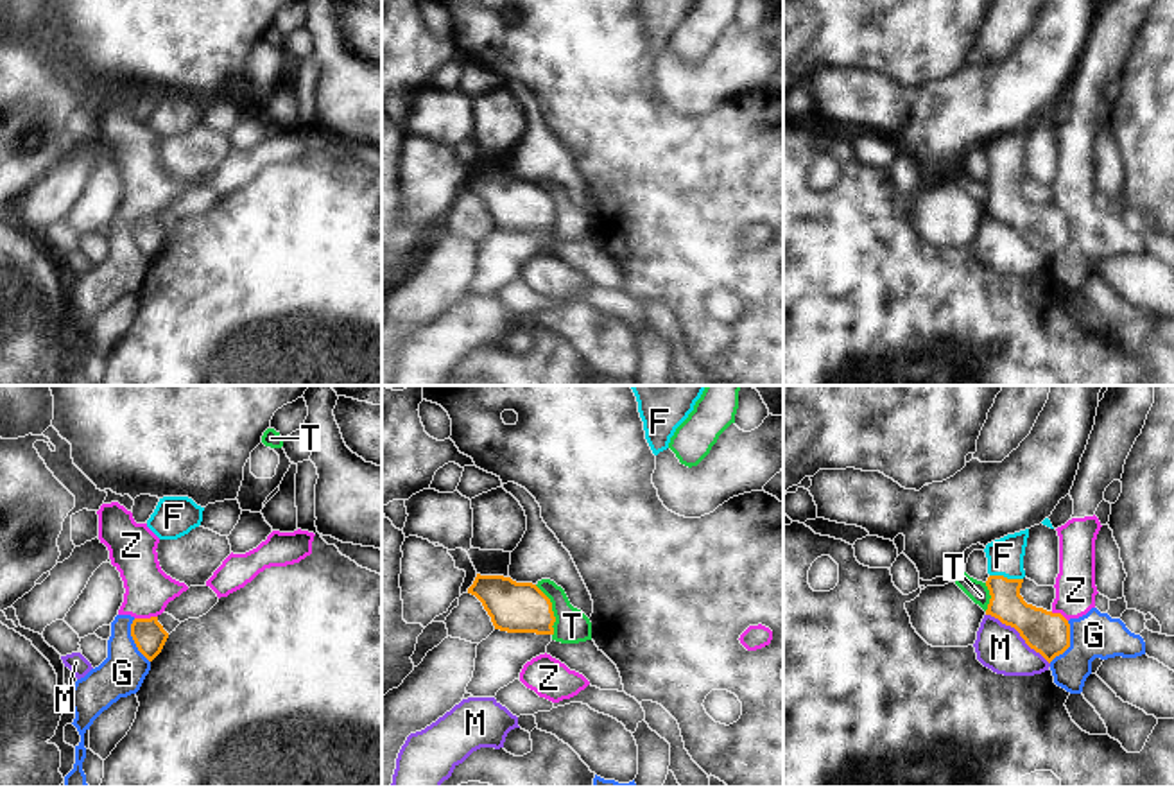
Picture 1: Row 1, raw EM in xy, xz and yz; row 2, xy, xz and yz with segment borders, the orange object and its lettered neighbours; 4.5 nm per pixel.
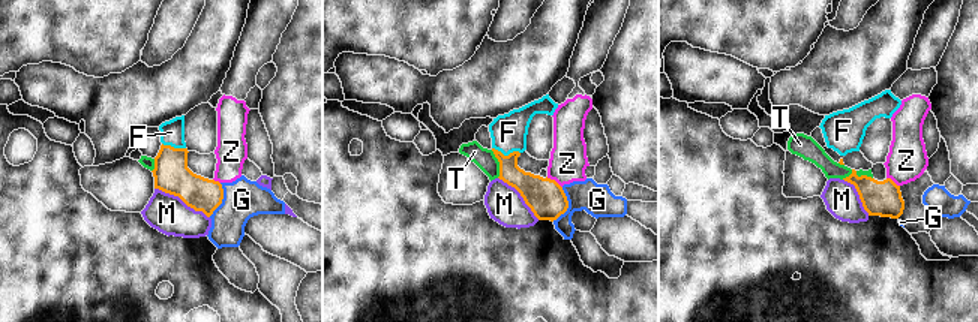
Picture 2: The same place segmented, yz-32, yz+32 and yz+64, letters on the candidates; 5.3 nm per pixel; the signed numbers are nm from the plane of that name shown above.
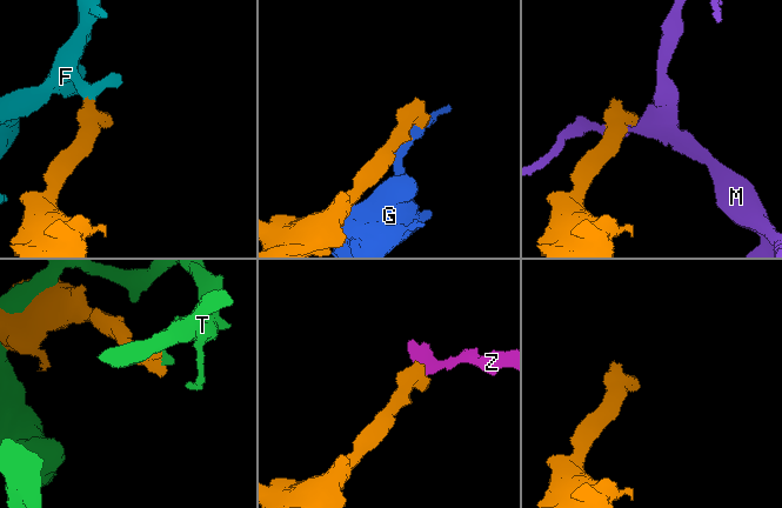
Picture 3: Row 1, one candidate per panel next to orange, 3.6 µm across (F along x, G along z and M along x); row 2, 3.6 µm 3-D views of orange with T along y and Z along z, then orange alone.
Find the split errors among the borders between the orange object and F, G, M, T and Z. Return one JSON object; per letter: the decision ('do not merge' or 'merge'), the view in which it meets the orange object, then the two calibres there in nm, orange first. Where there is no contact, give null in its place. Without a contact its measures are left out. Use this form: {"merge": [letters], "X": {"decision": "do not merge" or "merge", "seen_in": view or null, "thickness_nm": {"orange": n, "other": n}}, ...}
{"merge": ["F"], "F": {"decision": "merge", "seen_in": "yz", "thickness_nm": {"orange": 160, "other": 160}}, "G": {"decision": "do not merge", "seen_in": "yz", "thickness_nm": {"orange": 190, "other": 200}}, "M": {"decision": "do not merge", "seen_in": "yz", "thickness_nm": {"orange": 190, "other": 200}}, "T": {"decision": "do not merge", "seen_in": "xz", "thickness_nm": {"orange": 220, "other": 160}}, "Z": {"decision": "do not merge", "seen_in": "xy", "thickness_nm": {"orange": 140, "other": 200}}}

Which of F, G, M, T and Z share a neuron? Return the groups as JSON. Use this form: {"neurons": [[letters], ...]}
{"neurons": [["F"], ["G", "Z"], ["M"], ["T"]]}

